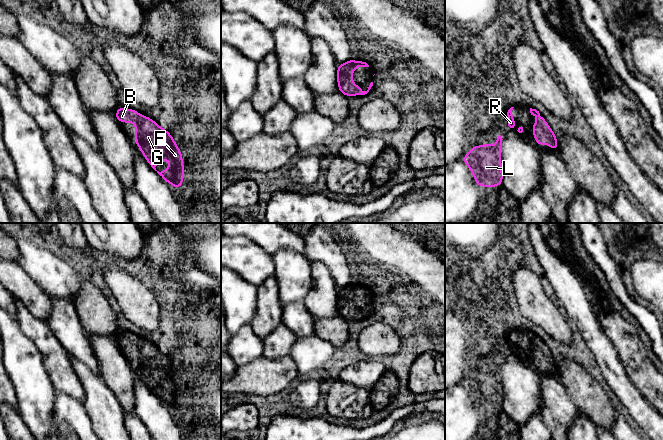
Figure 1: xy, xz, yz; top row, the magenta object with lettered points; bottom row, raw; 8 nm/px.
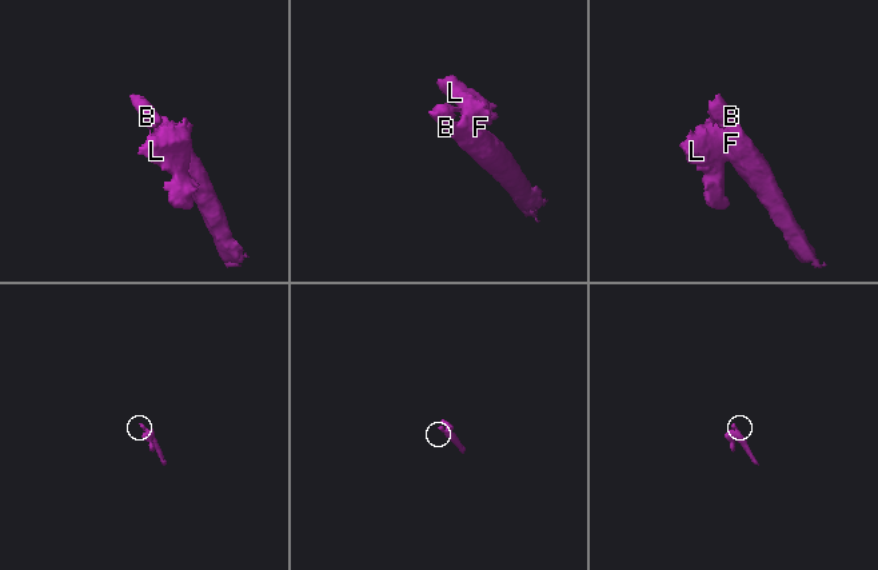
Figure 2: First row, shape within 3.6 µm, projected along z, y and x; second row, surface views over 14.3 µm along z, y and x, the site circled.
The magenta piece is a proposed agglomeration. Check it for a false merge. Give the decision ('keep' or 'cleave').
keep

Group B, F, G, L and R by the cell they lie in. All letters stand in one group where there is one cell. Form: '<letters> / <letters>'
B F G L R

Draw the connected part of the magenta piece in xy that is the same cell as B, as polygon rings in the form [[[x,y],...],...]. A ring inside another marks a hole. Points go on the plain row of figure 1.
[[[118,330],[115,341],[118,346],[135,348],[135,368],[146,385],[165,406],[179,414],[184,405],[184,387],[181,374],[170,356],[131,332]],[[166,383],[170,384],[170,390],[164,395],[157,395],[156,389]]]

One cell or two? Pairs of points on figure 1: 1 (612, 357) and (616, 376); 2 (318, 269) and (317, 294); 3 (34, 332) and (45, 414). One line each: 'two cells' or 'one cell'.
1: one cell
2: one cell
3: two cells

